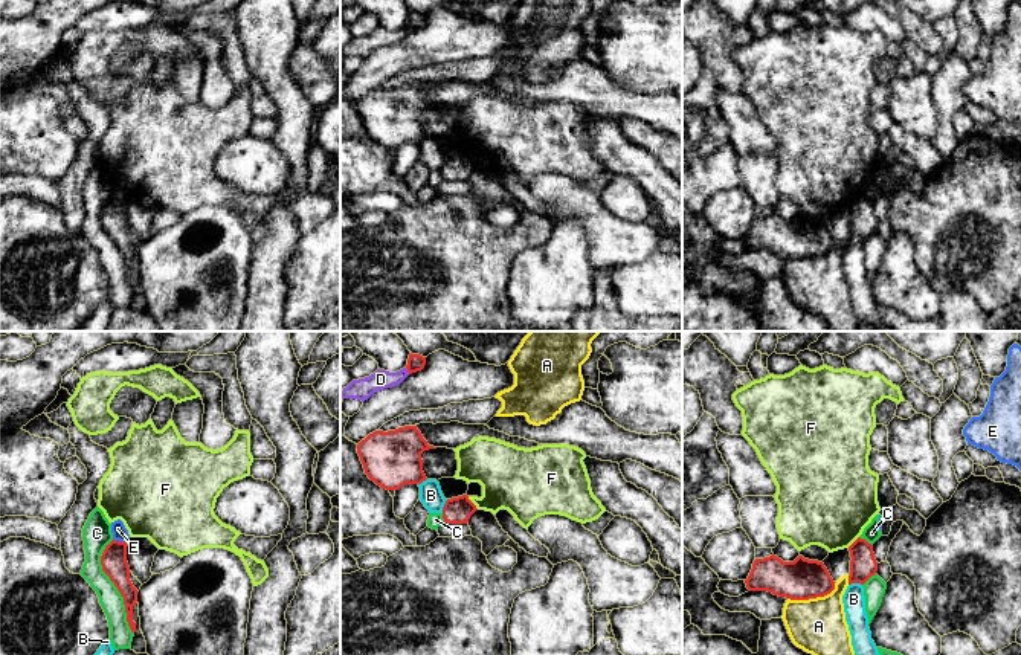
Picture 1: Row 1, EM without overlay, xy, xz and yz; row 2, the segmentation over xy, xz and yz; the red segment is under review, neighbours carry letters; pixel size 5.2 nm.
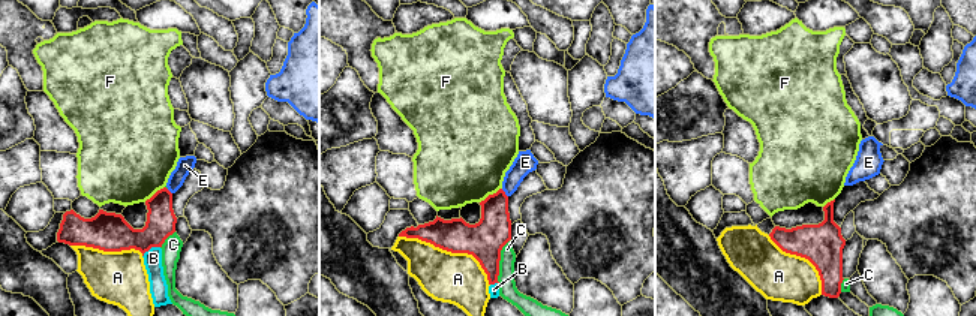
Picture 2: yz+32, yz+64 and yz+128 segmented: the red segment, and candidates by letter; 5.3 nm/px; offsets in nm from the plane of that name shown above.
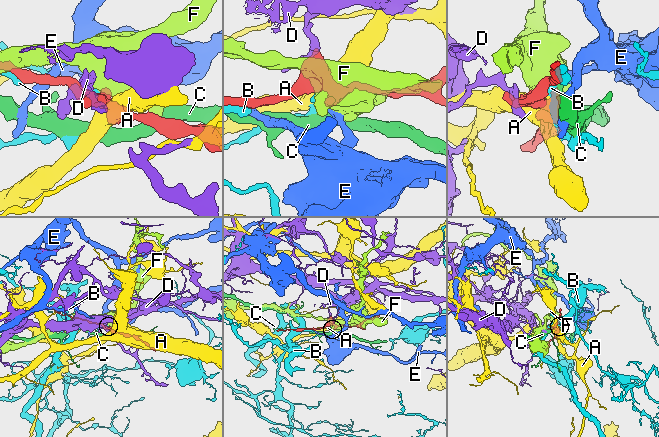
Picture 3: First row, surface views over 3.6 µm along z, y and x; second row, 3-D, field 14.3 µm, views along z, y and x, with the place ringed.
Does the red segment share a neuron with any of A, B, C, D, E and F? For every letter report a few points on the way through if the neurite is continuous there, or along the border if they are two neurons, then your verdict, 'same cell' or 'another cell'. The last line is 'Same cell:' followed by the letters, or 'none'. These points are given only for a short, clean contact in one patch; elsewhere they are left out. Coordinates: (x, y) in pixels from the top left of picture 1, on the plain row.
A: another cell
B: another cell
C: another cell
D: along xz (406, 25), (409, 31) | another cell
E: along xy (113, 196), (125, 200) | another cell
F: another cell
Same cell: none

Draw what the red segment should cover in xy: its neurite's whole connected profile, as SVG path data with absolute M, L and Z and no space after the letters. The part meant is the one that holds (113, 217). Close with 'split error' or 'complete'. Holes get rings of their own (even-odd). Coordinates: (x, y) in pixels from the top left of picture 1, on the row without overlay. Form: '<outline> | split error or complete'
M111 198L102 214L101 223L102 229L110 235L114 241L121 253L124 255L127 279L131 290L136 290L136 281L133 279L133 264L137 260L137 247L133 244L130 238L130 224L127 220L127 200Z | complete

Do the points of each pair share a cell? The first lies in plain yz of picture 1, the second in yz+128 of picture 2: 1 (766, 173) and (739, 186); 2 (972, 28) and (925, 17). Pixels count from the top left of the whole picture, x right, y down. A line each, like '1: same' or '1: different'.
1: same
2: different

